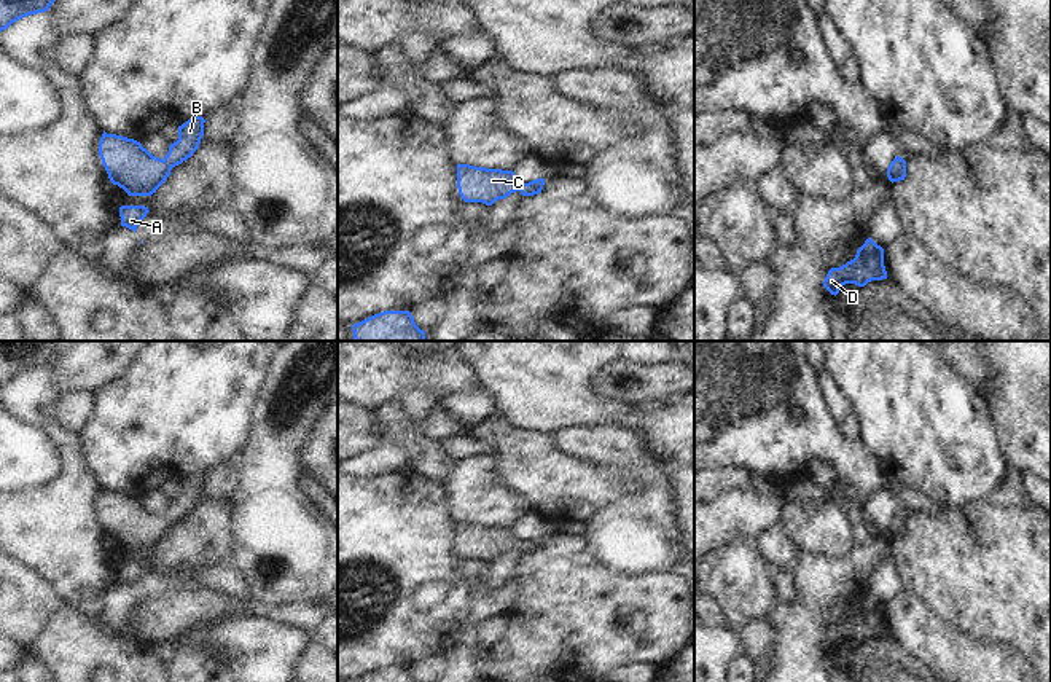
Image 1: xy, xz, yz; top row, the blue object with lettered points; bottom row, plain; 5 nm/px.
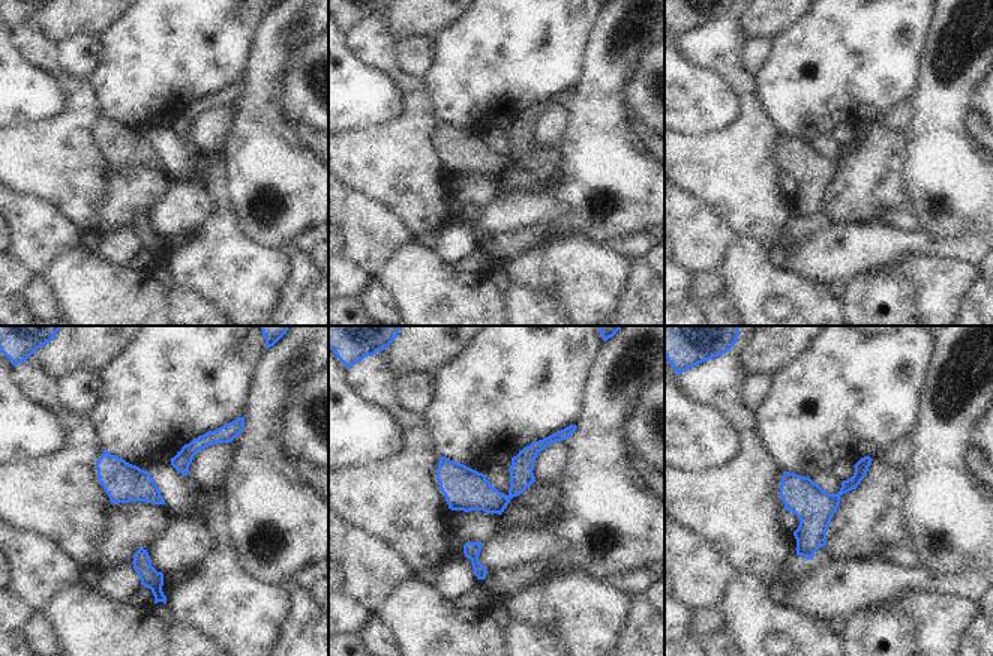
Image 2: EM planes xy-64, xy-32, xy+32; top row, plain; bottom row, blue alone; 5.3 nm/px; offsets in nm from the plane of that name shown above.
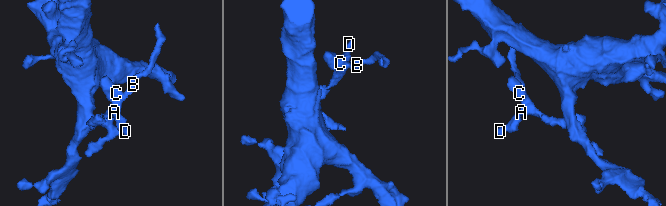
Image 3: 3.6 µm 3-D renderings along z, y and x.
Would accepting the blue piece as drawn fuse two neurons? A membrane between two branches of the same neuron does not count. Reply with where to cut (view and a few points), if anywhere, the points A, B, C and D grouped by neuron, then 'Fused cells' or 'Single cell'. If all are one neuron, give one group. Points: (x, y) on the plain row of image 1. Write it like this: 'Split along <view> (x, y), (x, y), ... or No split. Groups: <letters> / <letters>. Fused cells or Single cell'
No split. Groups: A B C D. Single cell.

